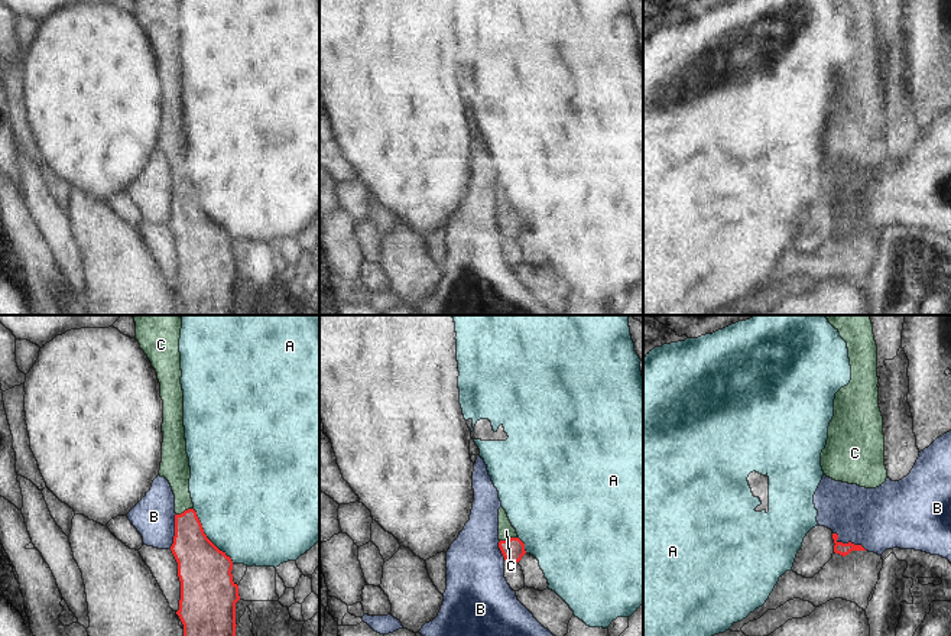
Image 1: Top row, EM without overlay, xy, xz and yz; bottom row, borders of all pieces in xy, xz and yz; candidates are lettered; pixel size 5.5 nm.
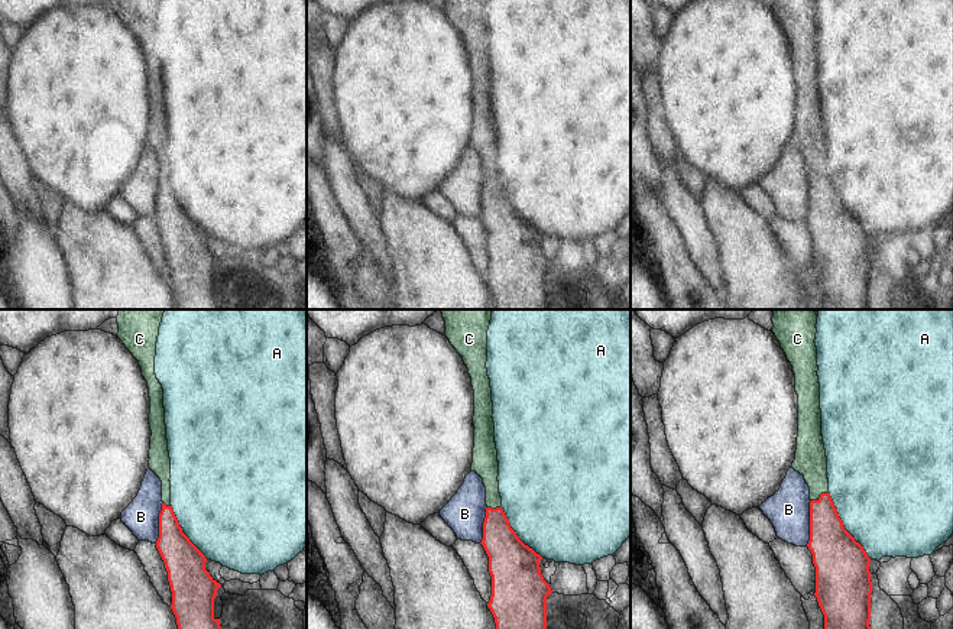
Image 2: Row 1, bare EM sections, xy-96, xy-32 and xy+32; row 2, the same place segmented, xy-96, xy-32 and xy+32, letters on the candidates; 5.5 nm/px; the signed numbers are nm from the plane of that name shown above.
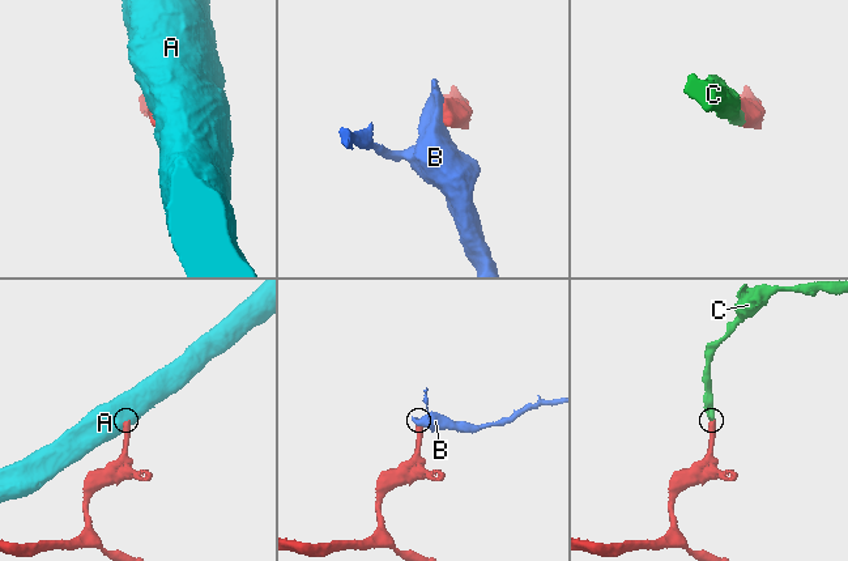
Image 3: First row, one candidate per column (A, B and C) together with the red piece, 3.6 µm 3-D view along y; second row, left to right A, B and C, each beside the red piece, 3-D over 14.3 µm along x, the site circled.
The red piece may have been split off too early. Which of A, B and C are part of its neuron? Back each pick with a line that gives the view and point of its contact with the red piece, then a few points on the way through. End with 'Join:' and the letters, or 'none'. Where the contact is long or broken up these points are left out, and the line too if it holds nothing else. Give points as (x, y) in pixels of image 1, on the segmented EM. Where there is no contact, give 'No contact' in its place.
C: Touches red at xz (510, 538). Path across: xz (513, 549), (510, 538), (506, 531)
Join: C.

